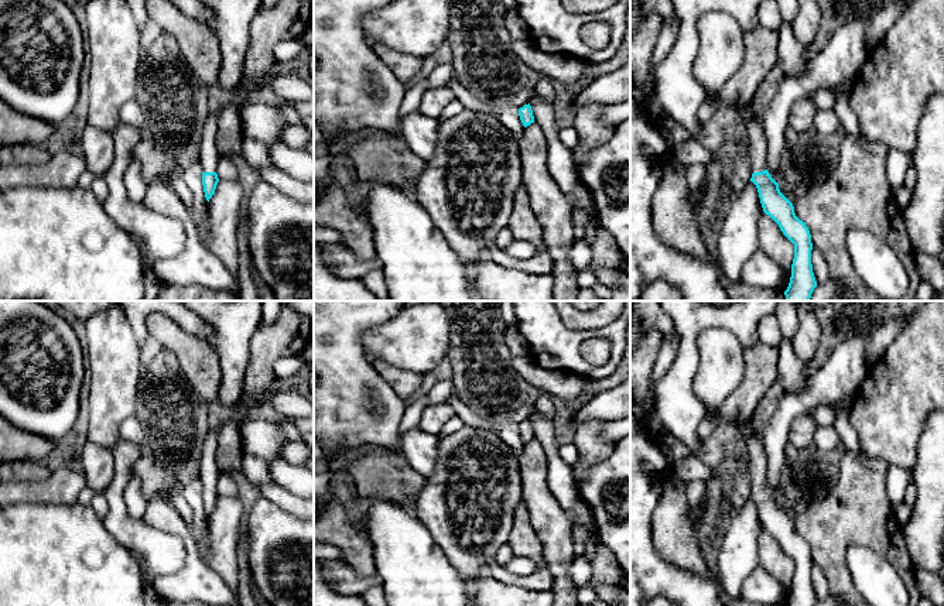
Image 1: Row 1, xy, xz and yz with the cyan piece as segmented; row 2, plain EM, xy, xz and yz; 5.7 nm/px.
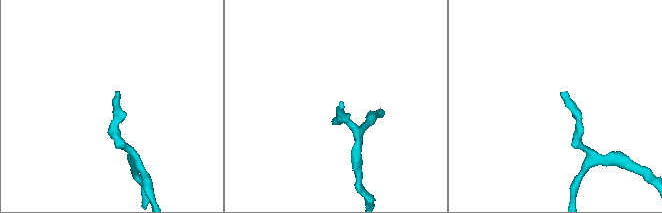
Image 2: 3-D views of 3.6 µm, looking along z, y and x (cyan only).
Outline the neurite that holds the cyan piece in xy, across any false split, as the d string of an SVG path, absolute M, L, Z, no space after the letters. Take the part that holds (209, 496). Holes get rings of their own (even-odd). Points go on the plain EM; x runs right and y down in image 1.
M211 427L202 445L202 459L199 463L199 476L202 482L202 501L205 514L209 518L219 499L216 485L219 470L216 465L216 445L220 427Z

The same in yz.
M750 418L739 420L735 425L746 442L753 487L750 497L757 504L763 528L779 541L783 551L794 561L787 606L814 606L817 598L811 581L813 559L810 547L796 533L793 520L780 509L779 500L766 486L766 452L762 439L750 425Z

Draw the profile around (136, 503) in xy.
M131 477L124 489L124 500L130 517L141 518L144 516L147 501L141 492L141 483L137 477Z

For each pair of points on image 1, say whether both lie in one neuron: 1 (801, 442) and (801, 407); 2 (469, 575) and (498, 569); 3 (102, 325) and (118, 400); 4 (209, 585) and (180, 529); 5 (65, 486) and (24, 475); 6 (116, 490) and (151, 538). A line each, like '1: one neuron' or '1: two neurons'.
1: two neurons
2: two neurons
3: one neuron
4: one neuron
5: two neurons
6: one neuron

